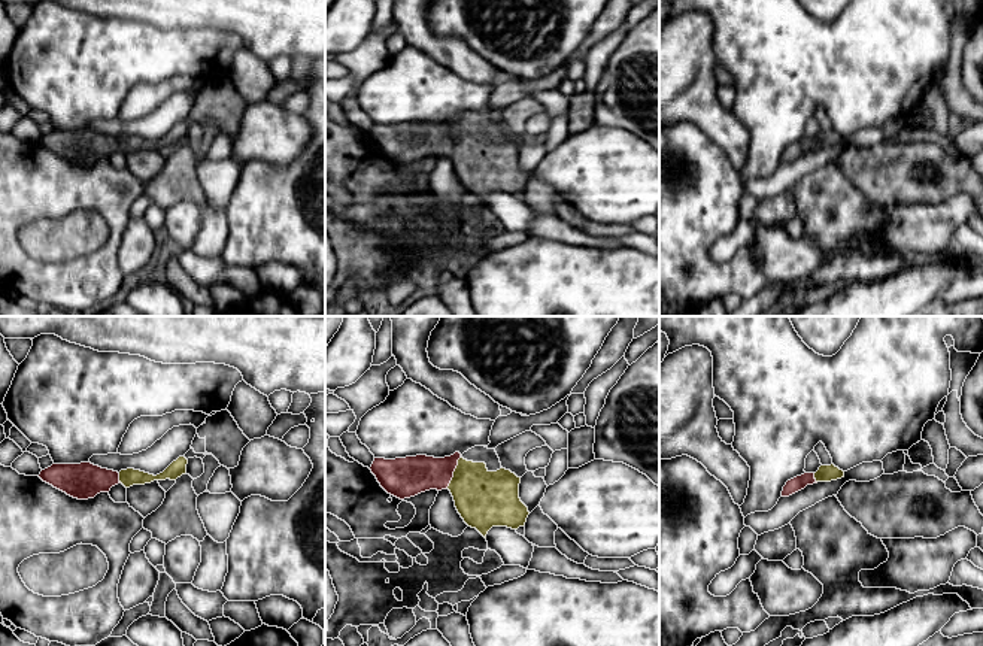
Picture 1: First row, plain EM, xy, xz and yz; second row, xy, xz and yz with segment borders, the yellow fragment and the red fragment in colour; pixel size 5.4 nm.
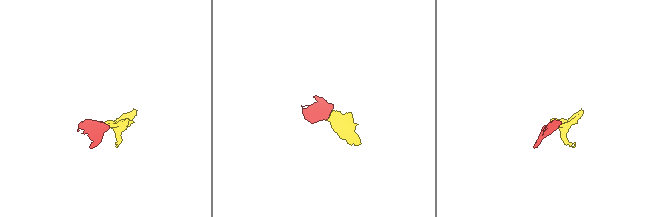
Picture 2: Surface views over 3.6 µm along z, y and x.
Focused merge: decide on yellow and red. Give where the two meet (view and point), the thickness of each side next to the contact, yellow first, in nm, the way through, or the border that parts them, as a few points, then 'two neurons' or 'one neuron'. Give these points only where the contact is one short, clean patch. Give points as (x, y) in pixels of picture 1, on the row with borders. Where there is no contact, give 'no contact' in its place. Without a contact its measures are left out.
contact xz (454, 472); calibres 300 and 220 nm; way xz (484, 499), (454, 472), (409, 476); one neuron

